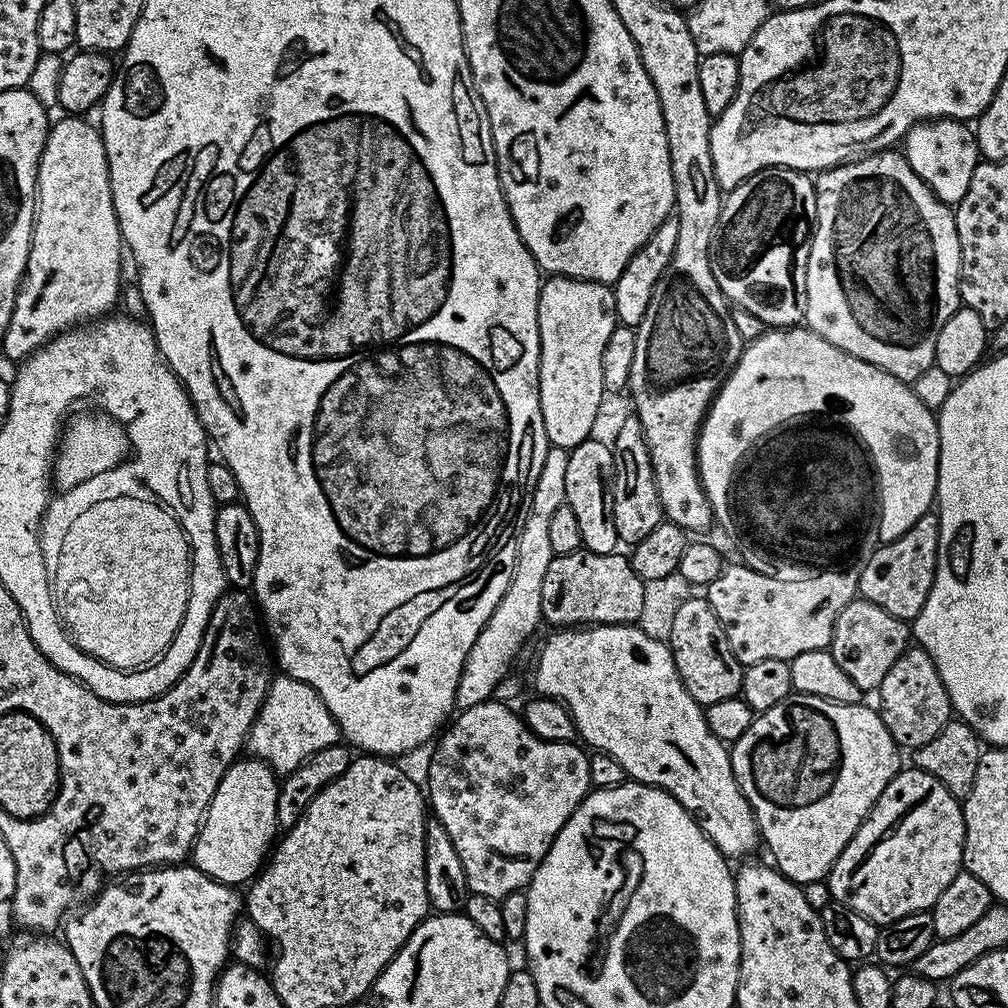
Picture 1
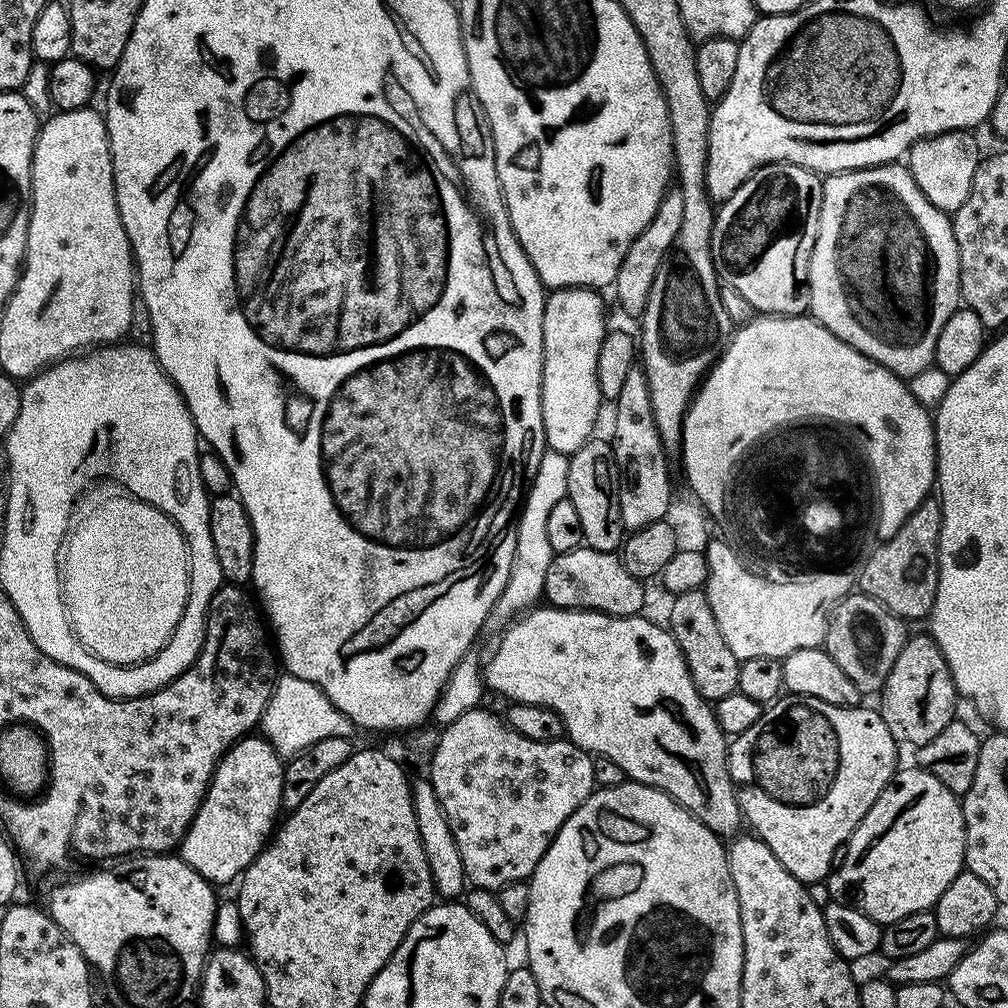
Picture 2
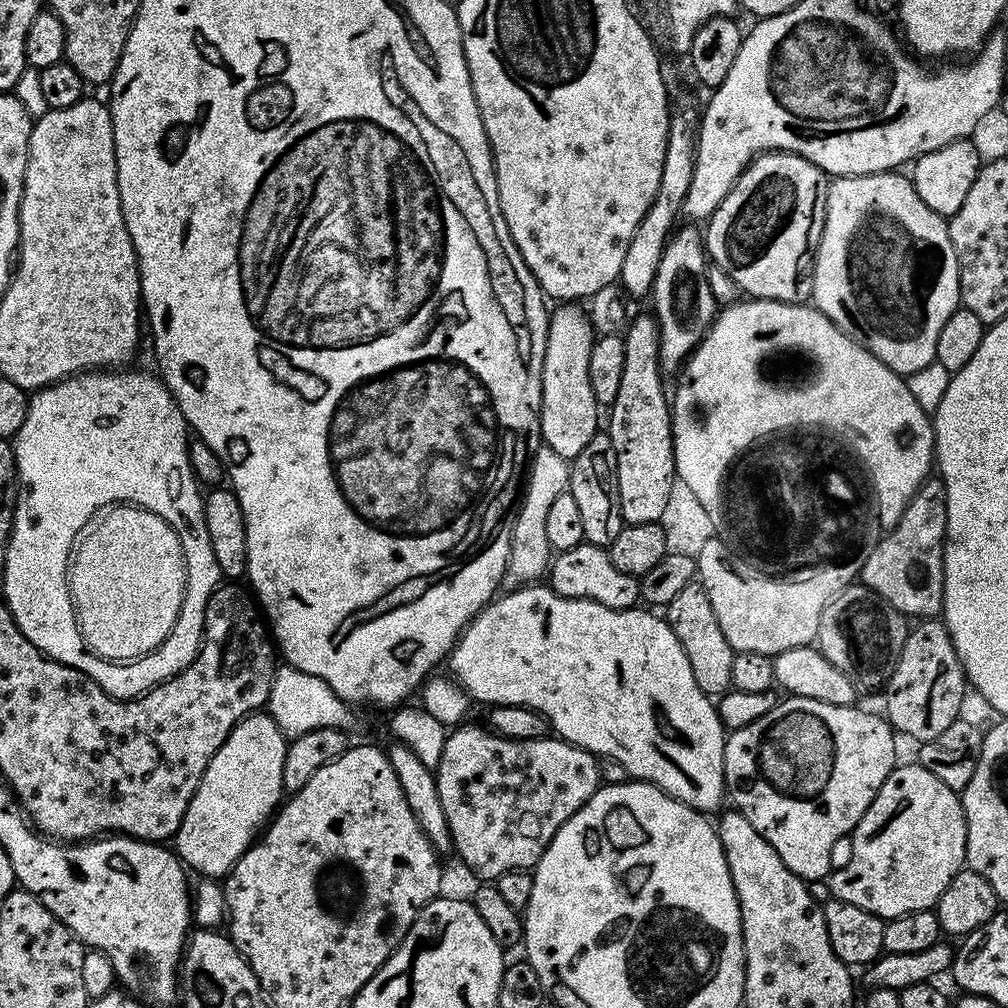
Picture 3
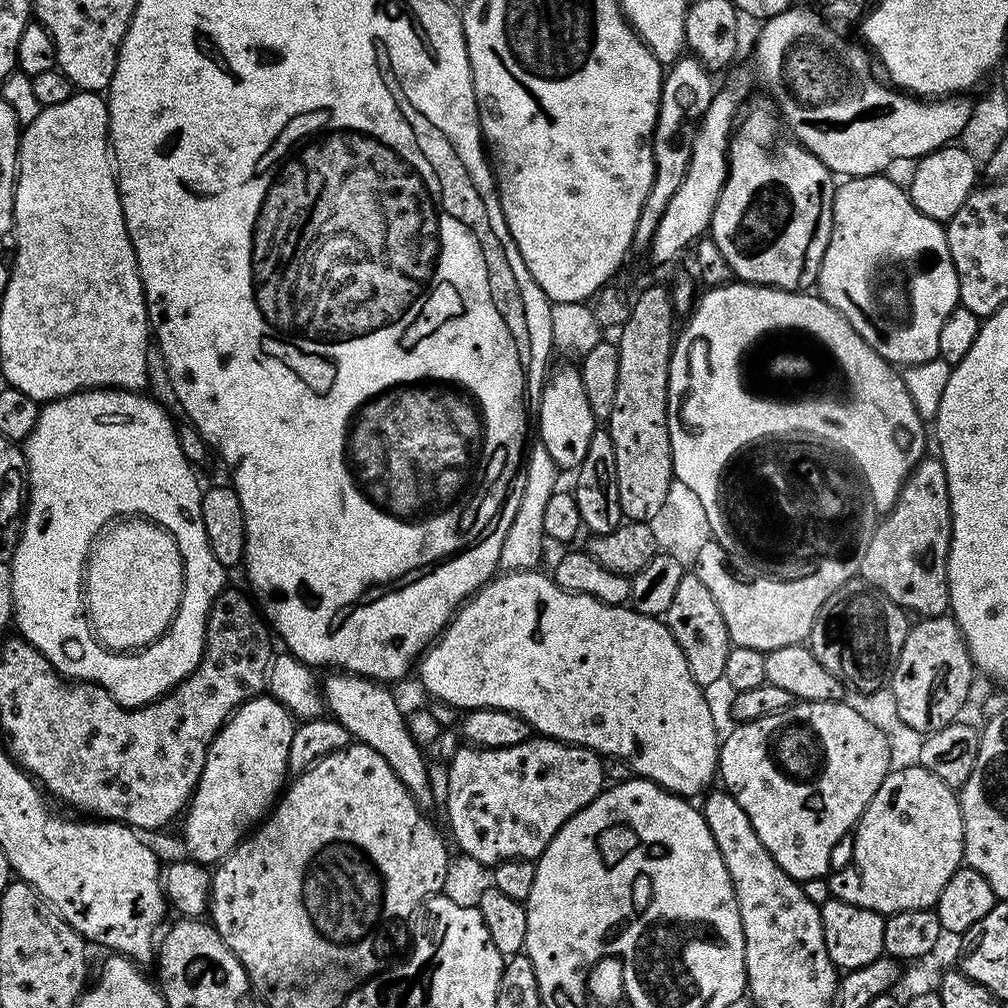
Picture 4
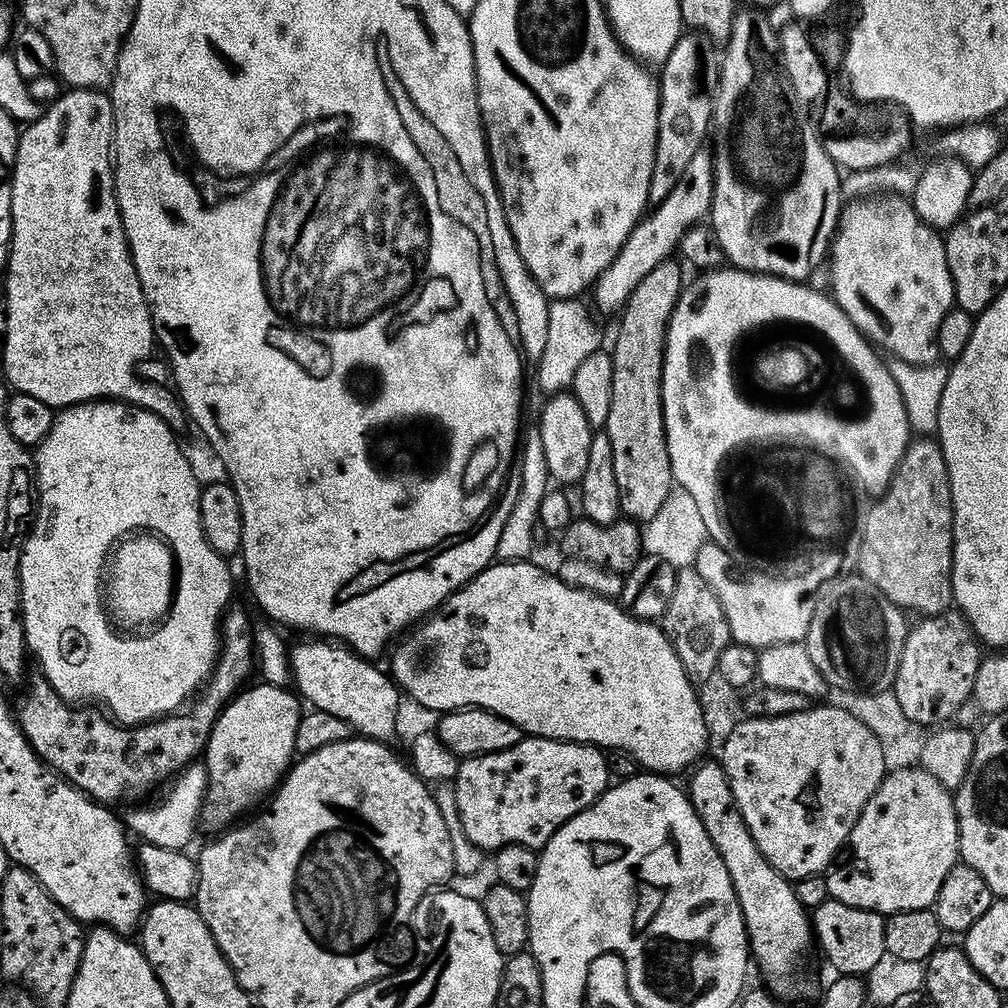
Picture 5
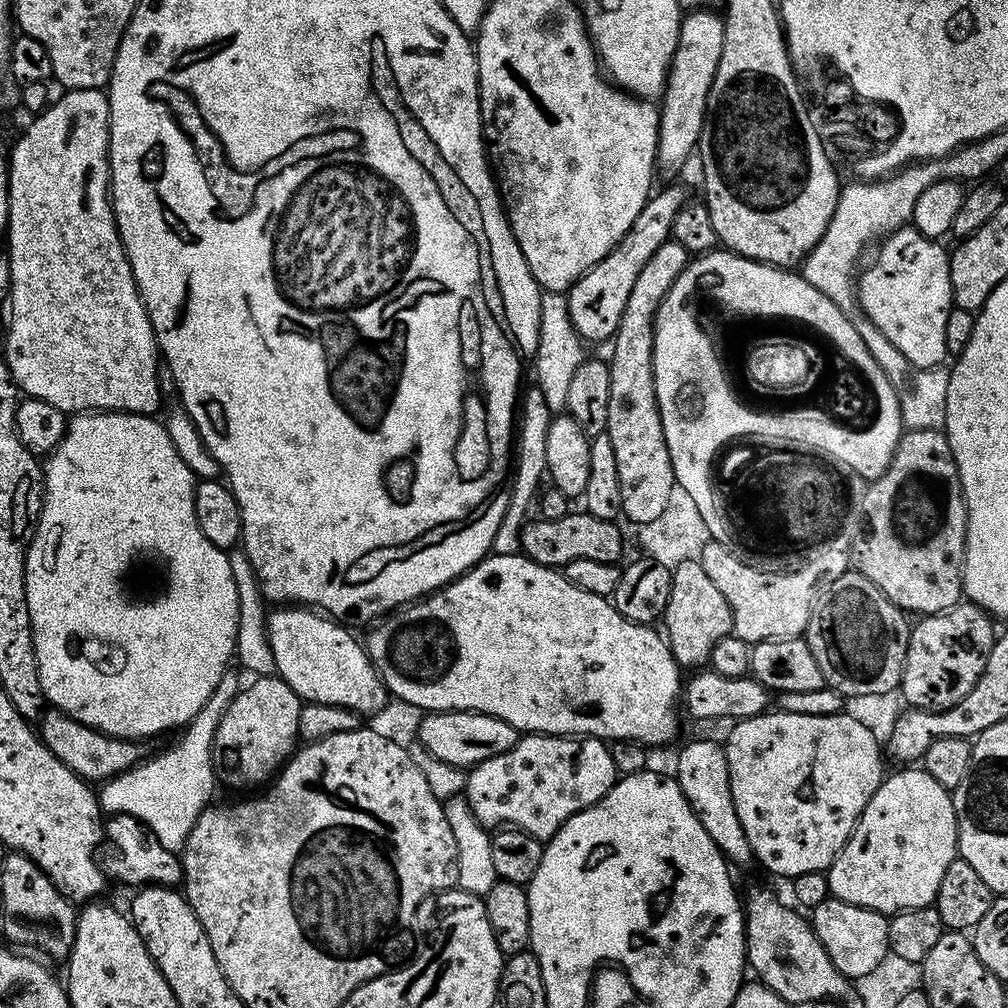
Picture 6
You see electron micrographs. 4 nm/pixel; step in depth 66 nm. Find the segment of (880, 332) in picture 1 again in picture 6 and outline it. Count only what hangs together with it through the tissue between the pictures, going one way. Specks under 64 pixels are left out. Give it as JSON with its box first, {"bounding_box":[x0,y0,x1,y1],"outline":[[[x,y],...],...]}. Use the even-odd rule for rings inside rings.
{"bounding_box":[855,226,952,368],"outline":[[[905,226],[893,232],[879,245],[880,253],[876,256],[876,264],[859,273],[855,281],[856,303],[860,311],[914,366],[919,368],[939,368],[945,363],[946,350],[946,318],[952,307],[952,283],[950,282],[949,249],[943,248],[939,239],[923,236],[915,226]]]}

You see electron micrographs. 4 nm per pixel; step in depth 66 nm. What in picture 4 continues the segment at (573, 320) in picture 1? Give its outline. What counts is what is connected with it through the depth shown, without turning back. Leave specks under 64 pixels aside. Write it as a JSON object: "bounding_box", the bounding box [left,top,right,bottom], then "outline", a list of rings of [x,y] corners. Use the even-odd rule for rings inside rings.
{"bounding_box":[538,367,598,470],"outline":[[[579,367],[560,368],[556,373],[554,372],[547,377],[538,397],[540,403],[538,440],[548,451],[550,458],[554,458],[557,469],[575,470],[579,468],[582,458],[586,458],[590,438],[598,431],[598,421],[590,410],[590,402],[586,402],[586,390],[582,390]]]}

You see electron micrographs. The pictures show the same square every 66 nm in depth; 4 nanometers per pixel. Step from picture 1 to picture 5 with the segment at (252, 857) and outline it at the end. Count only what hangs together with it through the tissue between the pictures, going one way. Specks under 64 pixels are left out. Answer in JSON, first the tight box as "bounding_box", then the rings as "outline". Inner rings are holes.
{"bounding_box":[199,682,302,830],"outline":[[[276,682],[257,683],[253,688],[237,691],[224,705],[208,735],[202,753],[202,763],[208,772],[208,789],[199,818],[203,827],[205,824],[215,830],[227,829],[245,815],[247,808],[255,809],[260,795],[271,793],[279,785],[297,755],[294,733],[302,715],[297,693],[279,688]]]}

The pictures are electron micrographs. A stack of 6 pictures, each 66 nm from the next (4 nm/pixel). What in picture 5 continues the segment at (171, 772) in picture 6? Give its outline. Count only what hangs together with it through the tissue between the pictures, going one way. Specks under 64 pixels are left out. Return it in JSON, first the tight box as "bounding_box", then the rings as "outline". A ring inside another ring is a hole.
{"bounding_box":[126,762,208,850],"outline":[[[193,762],[179,773],[167,788],[168,793],[157,804],[152,804],[149,808],[133,807],[136,809],[129,814],[128,820],[126,816],[126,824],[131,831],[133,828],[141,836],[141,841],[154,846],[166,846],[166,850],[184,850],[189,847],[187,844],[191,842],[196,828],[198,829],[200,808],[204,804],[204,792],[208,789],[208,772],[203,763]]]}

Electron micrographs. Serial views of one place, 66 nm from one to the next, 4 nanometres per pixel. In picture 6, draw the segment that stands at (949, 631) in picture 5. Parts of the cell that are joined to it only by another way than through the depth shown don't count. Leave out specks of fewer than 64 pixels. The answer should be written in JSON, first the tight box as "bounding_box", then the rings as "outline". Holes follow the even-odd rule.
{"bounding_box":[898,602,997,712],"outline":[[[961,602],[944,612],[933,612],[917,620],[920,621],[911,625],[908,634],[906,662],[898,692],[905,705],[927,712],[941,712],[962,702],[962,698],[966,698],[966,694],[974,690],[982,670],[986,670],[986,658],[990,654],[997,633],[992,632],[993,621],[978,605],[971,602]]]}

